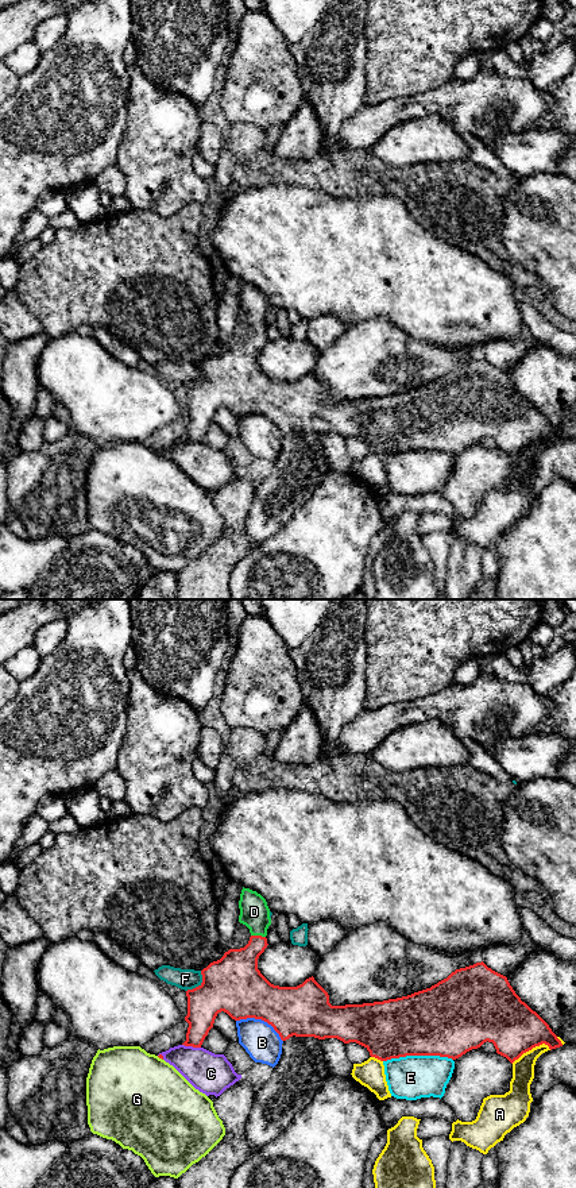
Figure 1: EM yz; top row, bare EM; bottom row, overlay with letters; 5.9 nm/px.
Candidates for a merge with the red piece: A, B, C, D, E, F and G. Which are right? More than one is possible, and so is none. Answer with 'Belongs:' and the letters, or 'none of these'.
Belongs: D

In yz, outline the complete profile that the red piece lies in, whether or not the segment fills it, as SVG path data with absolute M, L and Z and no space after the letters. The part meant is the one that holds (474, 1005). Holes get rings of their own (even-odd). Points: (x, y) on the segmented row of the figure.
M243 887L239 909L239 922L250 929L250 941L244 948L229 949L220 960L210 963L201 971L202 983L186 991L188 1015L185 1021L189 1023L189 1027L186 1041L182 1044L185 1046L201 1048L205 1037L213 1027L217 1014L221 1011L235 1021L247 1018L262 1019L274 1027L282 1041L295 1035L318 1040L337 1038L344 1044L356 1042L364 1046L371 1057L380 1061L406 1056L440 1056L456 1060L488 1041L494 1044L498 1054L506 1057L513 1064L523 1053L542 1044L548 1045L550 1050L563 1046L549 1025L521 1000L507 977L492 971L483 961L456 969L430 988L397 999L363 1004L332 1006L328 992L313 976L297 987L274 986L258 969L258 958L268 945L266 936L271 918L267 902L256 891Z

